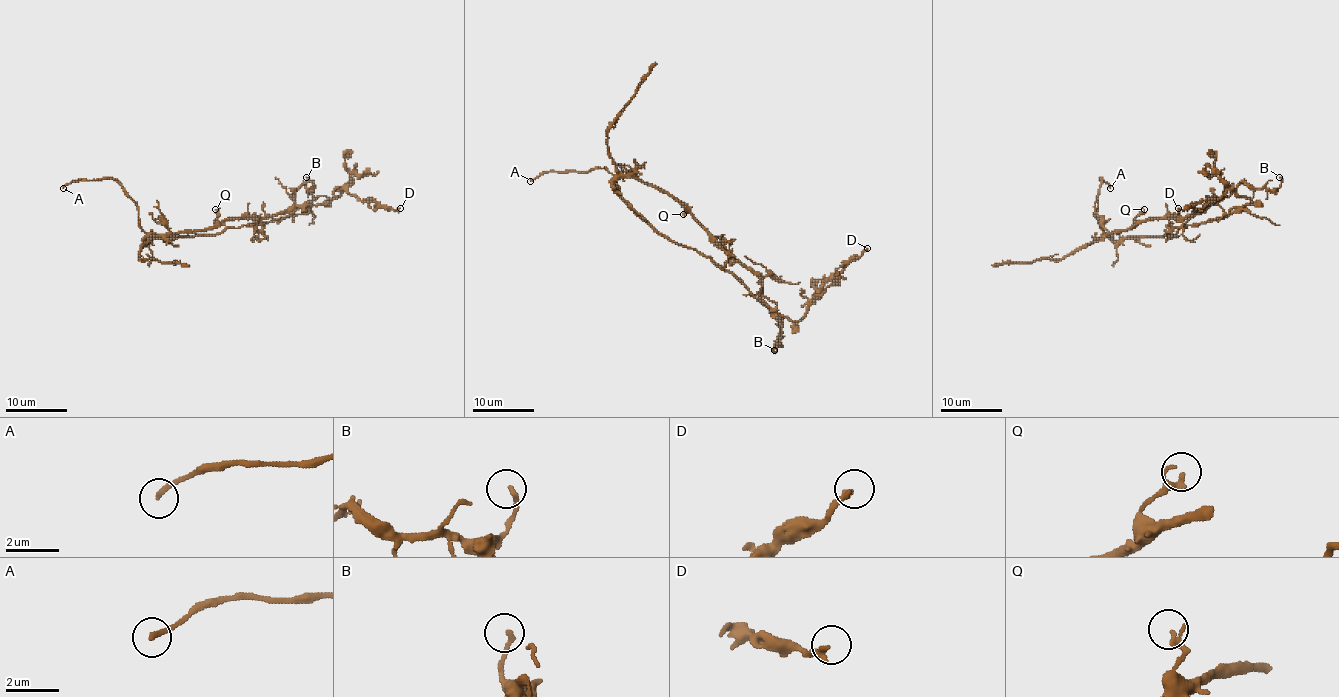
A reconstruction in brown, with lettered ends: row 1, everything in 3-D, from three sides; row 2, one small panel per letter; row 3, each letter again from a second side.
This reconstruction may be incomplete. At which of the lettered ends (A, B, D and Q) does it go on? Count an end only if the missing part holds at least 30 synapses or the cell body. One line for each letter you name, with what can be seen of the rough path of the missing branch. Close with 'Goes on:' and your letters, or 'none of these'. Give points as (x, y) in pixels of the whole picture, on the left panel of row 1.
Goes on: A

